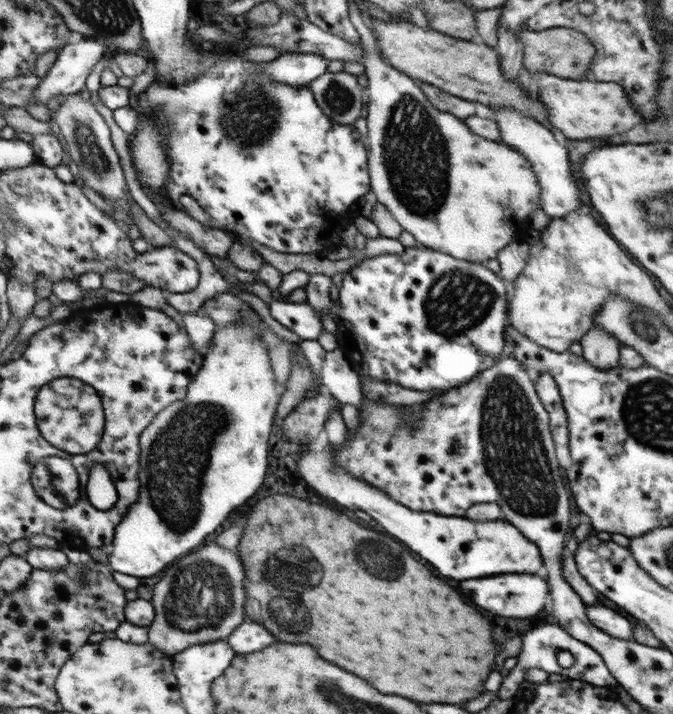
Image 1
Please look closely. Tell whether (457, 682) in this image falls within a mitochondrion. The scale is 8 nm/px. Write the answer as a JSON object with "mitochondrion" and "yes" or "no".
{"mitochondrion":"no"}

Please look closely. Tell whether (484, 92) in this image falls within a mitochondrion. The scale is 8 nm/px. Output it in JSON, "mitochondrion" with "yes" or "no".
{"mitochondrion":"no"}

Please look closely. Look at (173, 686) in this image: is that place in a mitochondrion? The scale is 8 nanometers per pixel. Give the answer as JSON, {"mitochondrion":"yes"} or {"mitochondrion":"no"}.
{"mitochondrion":"no"}

